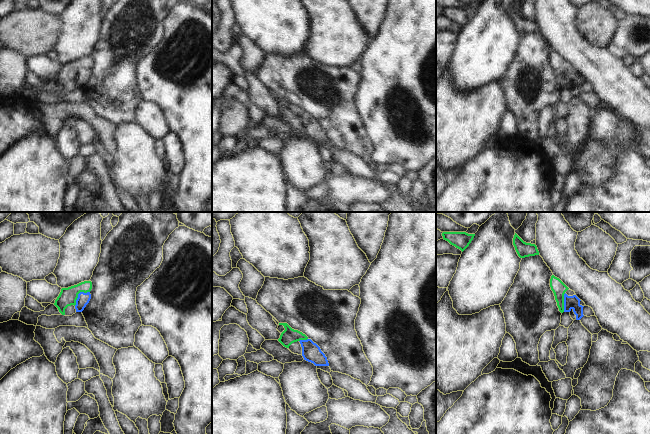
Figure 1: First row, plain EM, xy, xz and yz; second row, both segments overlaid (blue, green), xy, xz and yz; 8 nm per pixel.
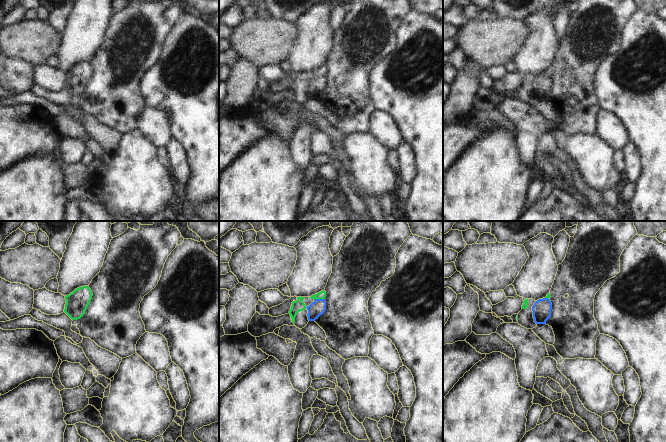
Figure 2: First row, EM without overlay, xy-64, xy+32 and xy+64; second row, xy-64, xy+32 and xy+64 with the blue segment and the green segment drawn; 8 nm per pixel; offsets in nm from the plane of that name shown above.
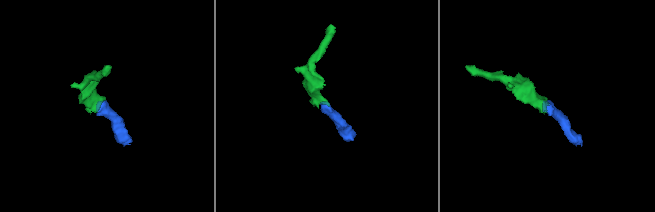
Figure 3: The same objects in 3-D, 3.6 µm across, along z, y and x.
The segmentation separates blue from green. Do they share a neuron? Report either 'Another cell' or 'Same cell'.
Same cell

